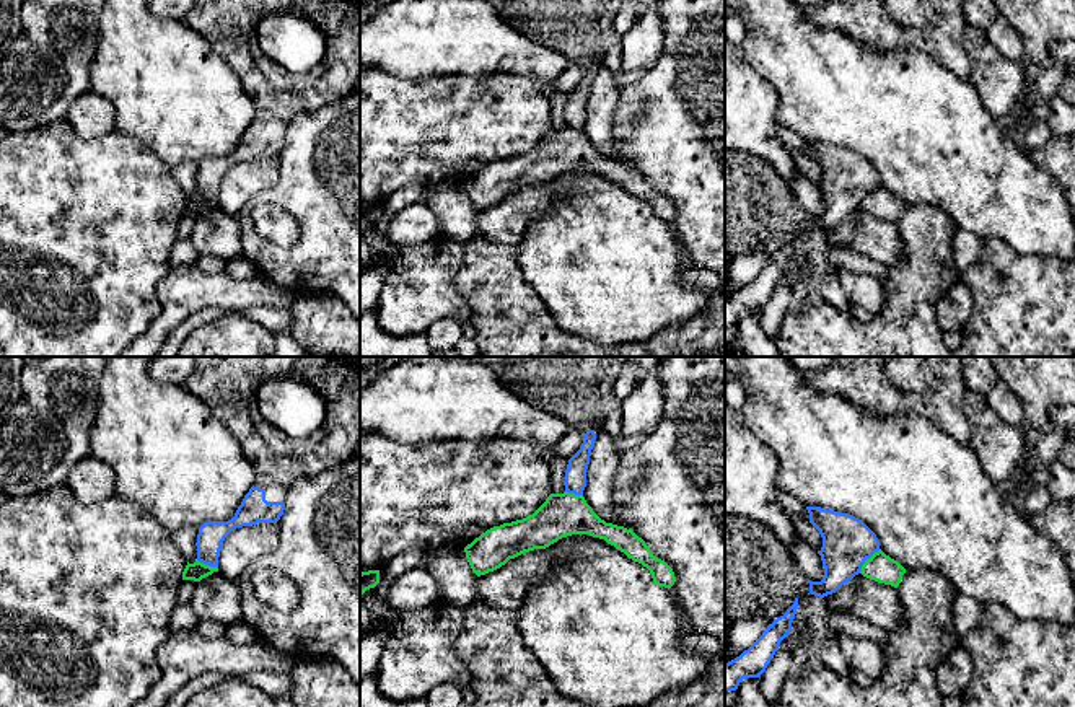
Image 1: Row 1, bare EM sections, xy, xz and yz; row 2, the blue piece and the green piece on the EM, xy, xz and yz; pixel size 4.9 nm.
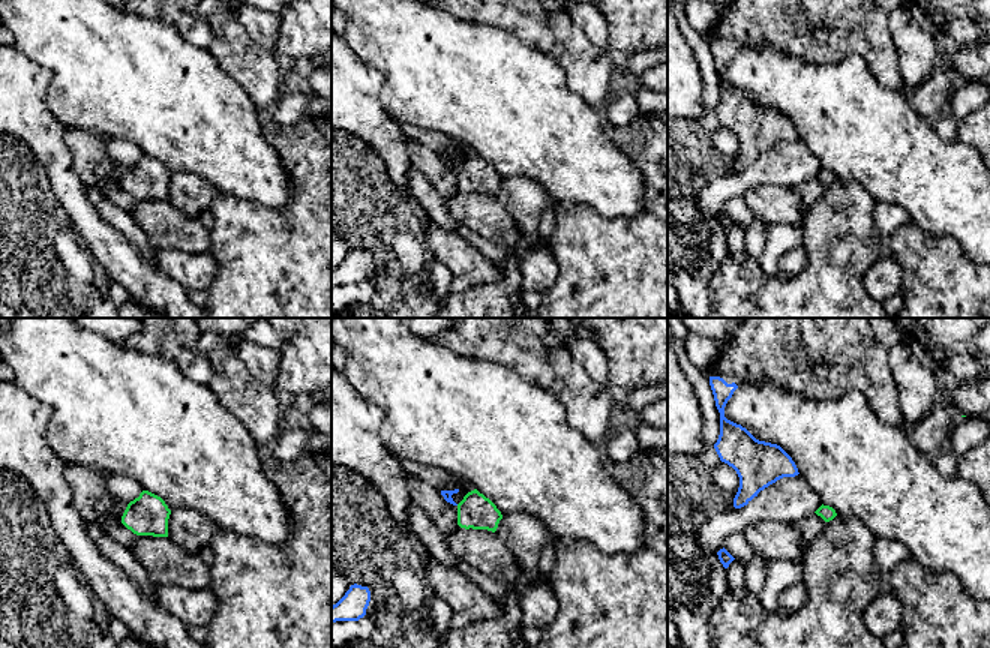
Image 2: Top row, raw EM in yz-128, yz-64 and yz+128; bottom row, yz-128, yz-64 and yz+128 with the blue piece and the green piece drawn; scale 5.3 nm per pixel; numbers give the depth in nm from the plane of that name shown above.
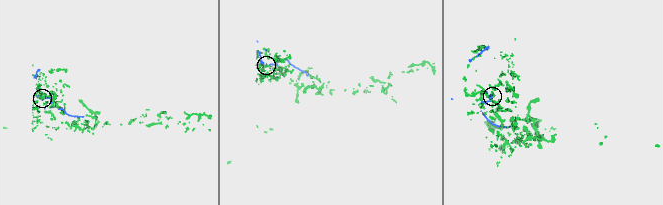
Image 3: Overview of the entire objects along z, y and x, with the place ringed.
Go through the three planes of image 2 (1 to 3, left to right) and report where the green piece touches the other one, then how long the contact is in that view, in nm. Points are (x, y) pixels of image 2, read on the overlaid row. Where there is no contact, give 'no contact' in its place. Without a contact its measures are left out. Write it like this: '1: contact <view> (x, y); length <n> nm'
1: no contact
2: no contact
3: no contact

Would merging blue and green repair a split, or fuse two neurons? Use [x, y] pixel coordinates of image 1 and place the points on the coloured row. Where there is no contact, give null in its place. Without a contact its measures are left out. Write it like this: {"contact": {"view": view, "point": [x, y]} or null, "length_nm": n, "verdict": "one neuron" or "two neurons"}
{"contact": {"view": "yz", "point": [867, 557]}, "length_nm": 160, "verdict": "two neurons"}

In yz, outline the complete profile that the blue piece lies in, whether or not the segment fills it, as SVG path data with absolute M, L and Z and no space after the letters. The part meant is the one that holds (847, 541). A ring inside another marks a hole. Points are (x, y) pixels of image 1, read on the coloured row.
M806 507L810 513L810 523L819 531L823 538L823 547L818 551L824 567L824 577L821 582L810 582L810 593L821 599L836 593L844 583L860 573L862 565L875 552L880 551L880 541L876 534L858 518L821 507Z

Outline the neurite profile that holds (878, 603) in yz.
M862 573L821 601L829 613L852 614L886 632L897 629L904 621L904 608L897 588L870 580Z

